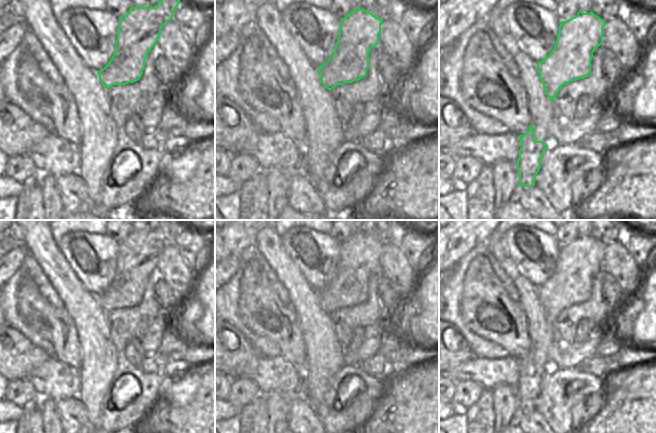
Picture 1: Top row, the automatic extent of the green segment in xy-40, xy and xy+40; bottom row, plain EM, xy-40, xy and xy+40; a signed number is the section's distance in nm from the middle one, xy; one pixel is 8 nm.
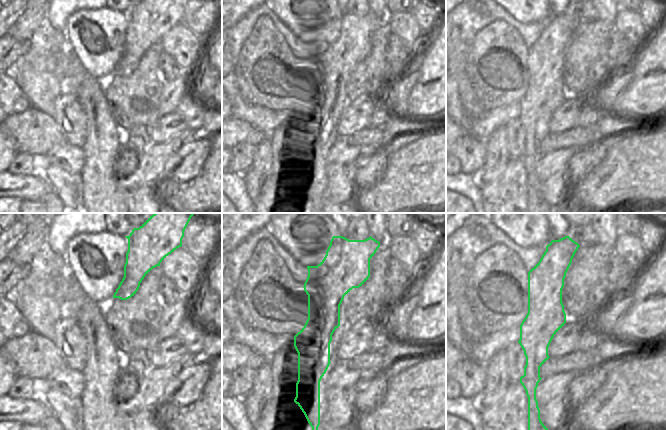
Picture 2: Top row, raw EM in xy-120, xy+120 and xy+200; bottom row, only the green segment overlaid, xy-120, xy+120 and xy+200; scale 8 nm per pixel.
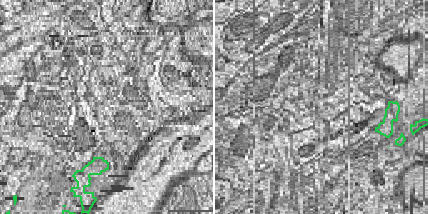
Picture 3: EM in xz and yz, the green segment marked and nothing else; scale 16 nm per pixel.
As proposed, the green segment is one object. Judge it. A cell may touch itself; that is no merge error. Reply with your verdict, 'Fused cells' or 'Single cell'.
Fused cells.

